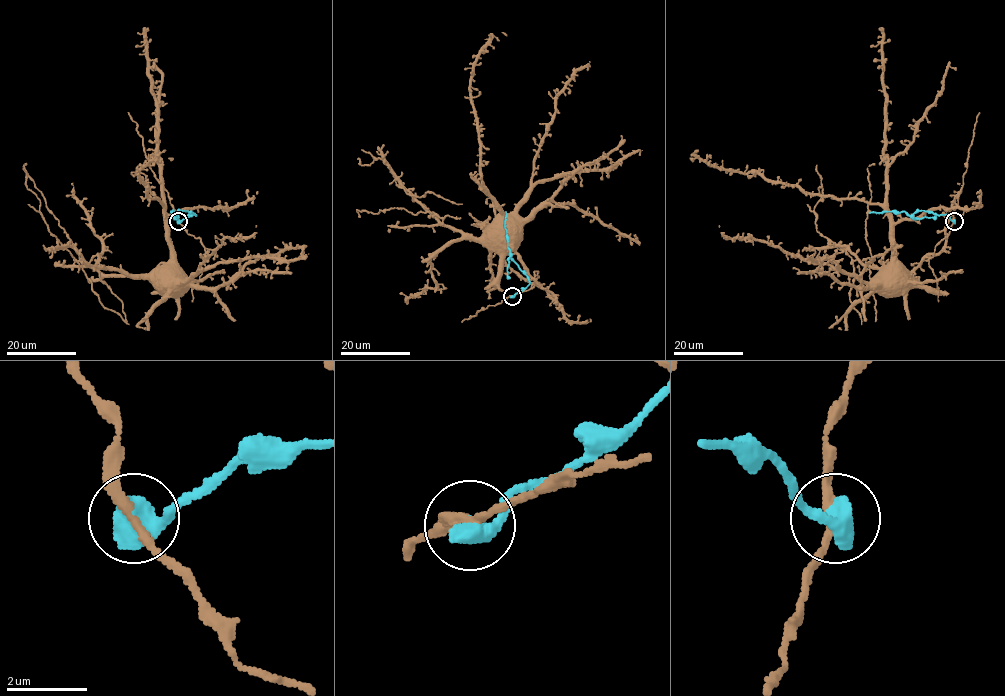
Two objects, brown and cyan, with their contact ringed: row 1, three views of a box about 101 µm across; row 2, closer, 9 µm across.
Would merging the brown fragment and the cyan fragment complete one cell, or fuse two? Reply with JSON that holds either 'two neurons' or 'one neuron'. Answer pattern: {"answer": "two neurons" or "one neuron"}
{"answer": "two neurons"}

